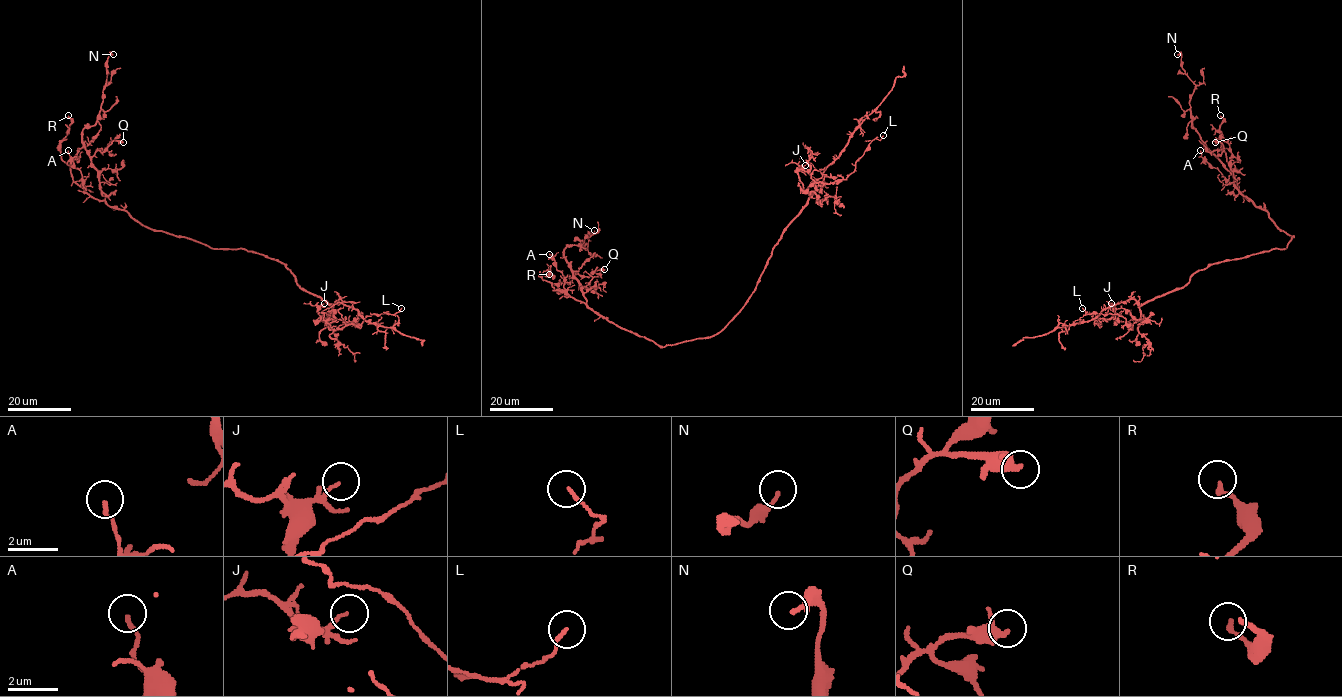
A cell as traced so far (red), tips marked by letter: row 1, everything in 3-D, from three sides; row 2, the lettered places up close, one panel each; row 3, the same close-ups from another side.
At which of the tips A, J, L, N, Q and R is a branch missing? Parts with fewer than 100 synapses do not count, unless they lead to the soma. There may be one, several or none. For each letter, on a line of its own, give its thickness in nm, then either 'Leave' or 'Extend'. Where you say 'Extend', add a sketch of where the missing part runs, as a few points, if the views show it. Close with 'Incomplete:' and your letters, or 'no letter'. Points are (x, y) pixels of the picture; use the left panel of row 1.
A: Thickness 140 nm. Leave
J: Thickness 110 nm. Leave
L: Thickness 130 nm. Leave
N: Thickness 170 nm. Leave
Q: Thickness 360 nm. Leave
R: Thickness 160 nm. Leave
Incomplete: no letter

